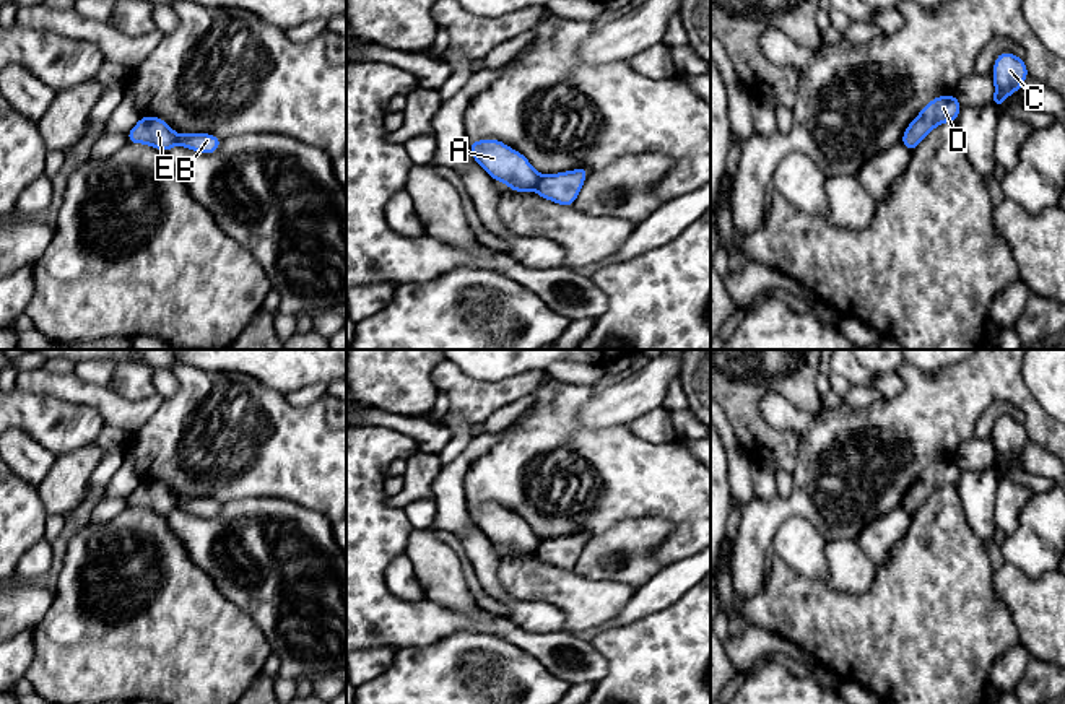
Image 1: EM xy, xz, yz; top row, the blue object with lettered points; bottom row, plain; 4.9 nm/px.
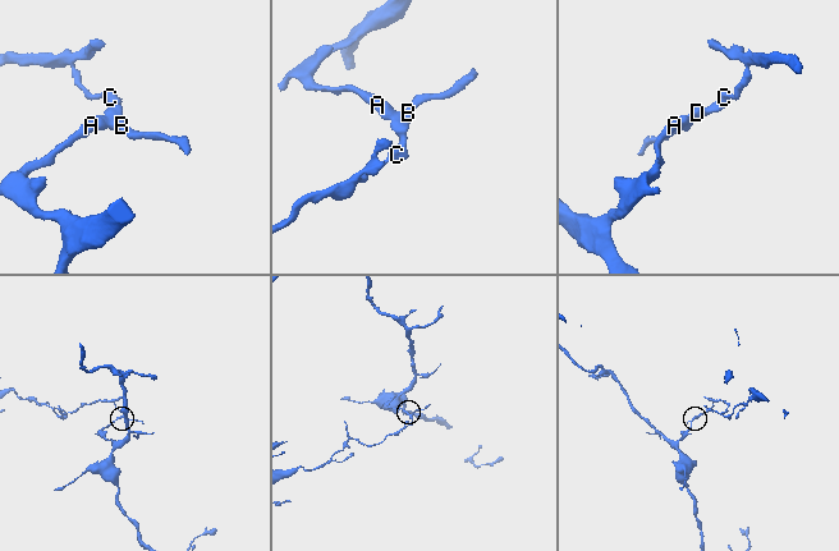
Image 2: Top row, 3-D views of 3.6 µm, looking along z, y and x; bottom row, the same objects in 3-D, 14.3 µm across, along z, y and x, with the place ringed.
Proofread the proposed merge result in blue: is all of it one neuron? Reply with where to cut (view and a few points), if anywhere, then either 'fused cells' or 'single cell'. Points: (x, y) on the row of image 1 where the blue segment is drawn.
xz (542, 176), (534, 189) | fused cells

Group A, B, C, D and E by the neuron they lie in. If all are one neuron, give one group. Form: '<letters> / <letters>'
A E / B C D

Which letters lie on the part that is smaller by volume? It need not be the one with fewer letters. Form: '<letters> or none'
B, C, D

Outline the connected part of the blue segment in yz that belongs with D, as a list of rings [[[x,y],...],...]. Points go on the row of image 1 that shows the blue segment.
[[[945,94],[932,99],[922,112],[906,128],[901,143],[907,151],[914,151],[917,145],[940,124],[956,122],[961,104],[954,94]]]

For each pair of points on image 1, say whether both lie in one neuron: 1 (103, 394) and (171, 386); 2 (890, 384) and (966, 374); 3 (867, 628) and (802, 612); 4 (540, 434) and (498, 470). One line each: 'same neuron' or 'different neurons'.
1: different neurons
2: different neurons
3: same neuron
4: same neuron

